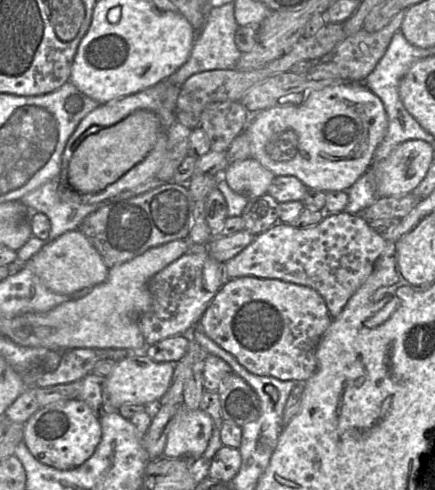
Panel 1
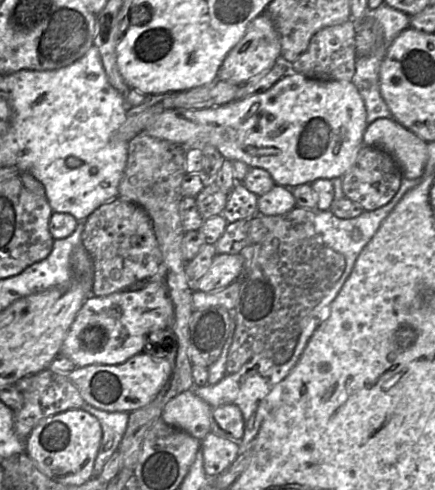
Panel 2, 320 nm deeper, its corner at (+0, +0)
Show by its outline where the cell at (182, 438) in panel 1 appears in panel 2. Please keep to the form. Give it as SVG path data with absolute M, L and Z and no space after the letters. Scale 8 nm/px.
M188 390L167 403L161 419L201 441L211 432L211 412L212 407L208 403L193 390Z

